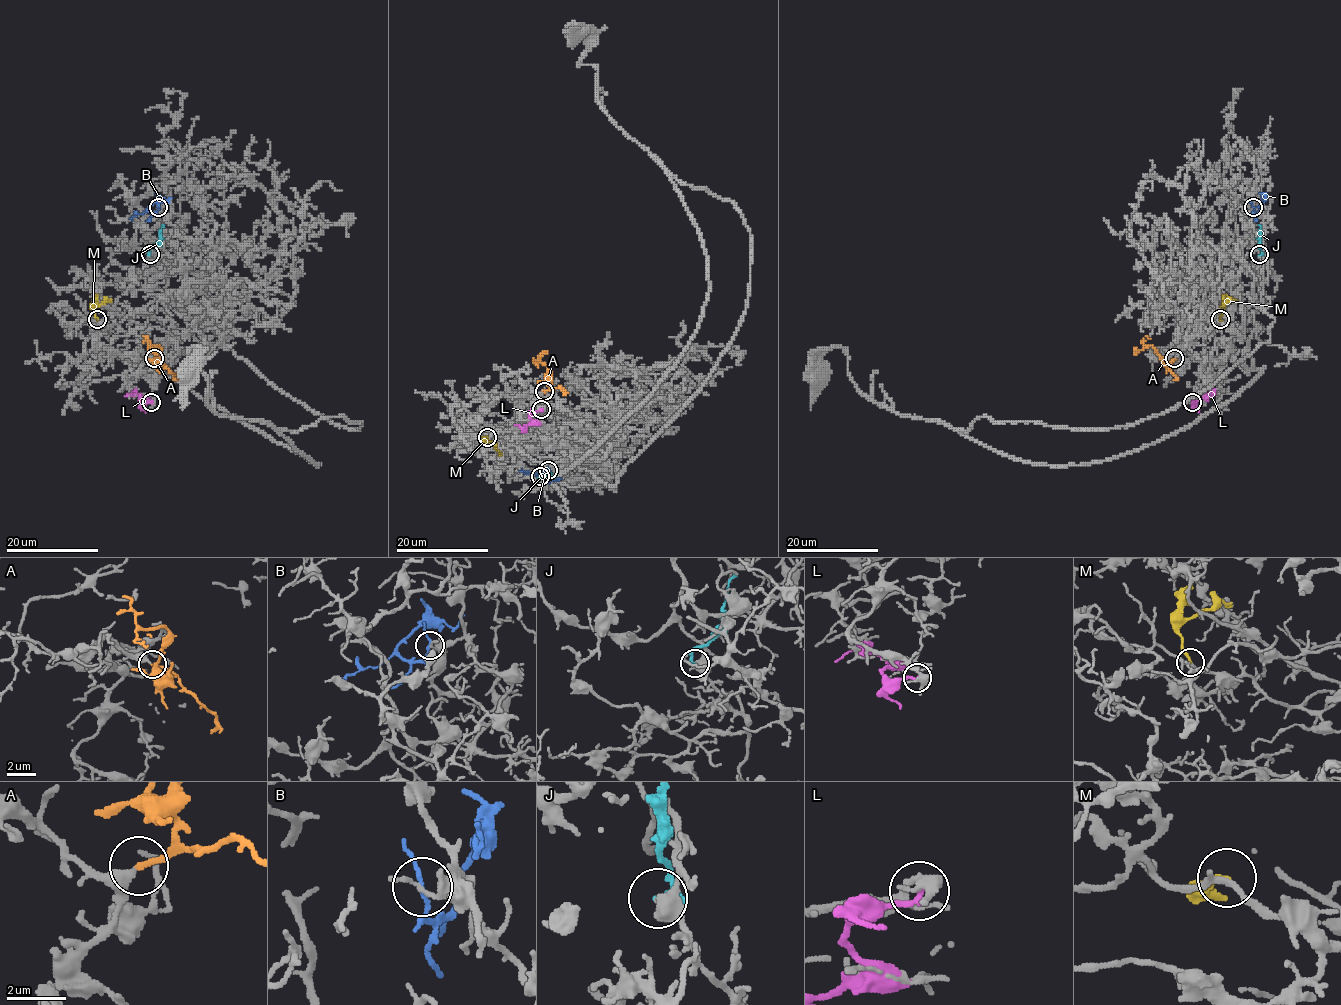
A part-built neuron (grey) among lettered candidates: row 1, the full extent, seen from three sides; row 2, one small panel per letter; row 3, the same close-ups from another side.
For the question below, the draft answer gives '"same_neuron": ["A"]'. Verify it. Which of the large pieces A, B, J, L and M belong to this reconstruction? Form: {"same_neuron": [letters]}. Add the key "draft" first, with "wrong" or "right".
{"draft": "right", "same_neuron": ["A"]}

